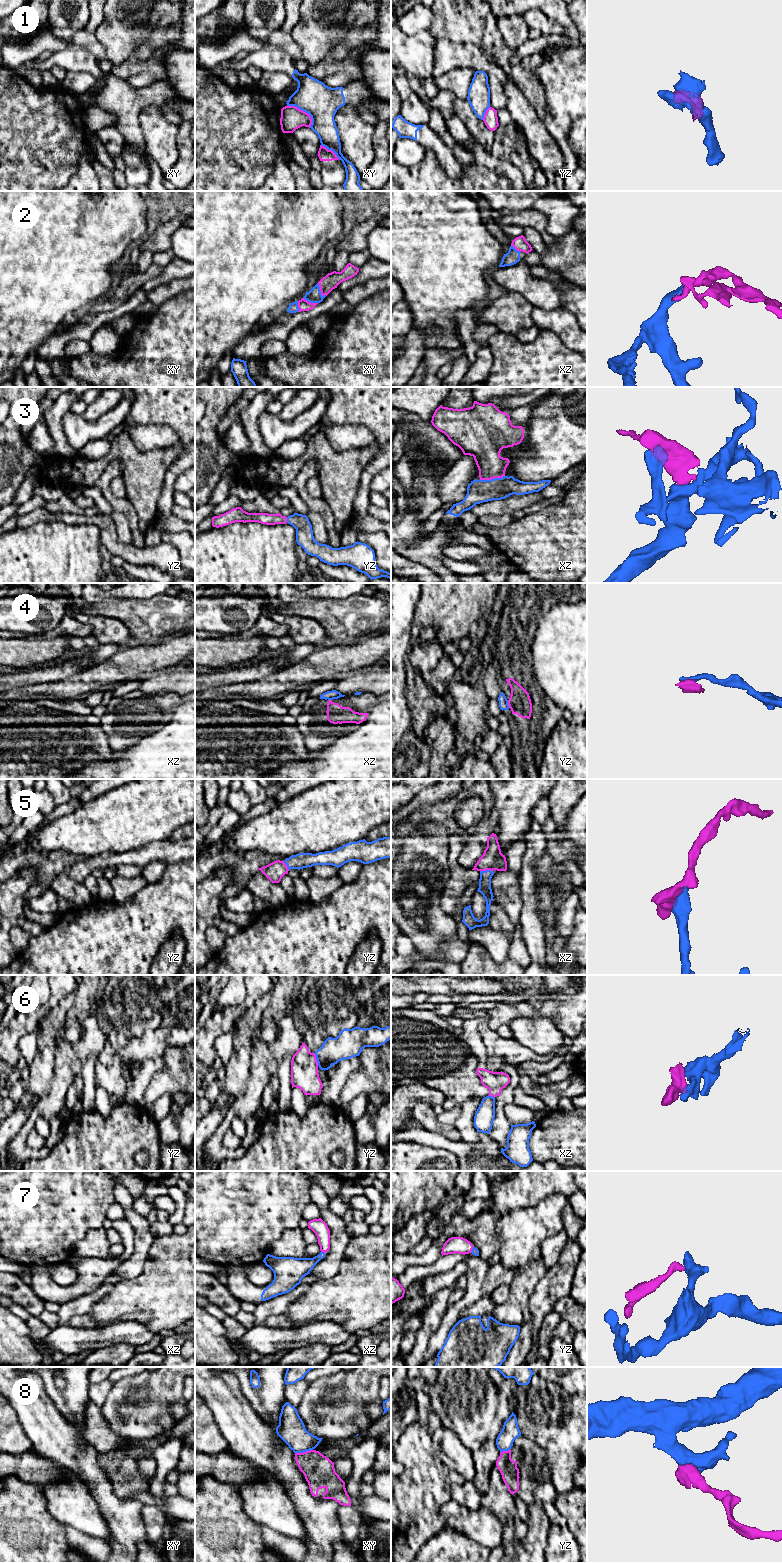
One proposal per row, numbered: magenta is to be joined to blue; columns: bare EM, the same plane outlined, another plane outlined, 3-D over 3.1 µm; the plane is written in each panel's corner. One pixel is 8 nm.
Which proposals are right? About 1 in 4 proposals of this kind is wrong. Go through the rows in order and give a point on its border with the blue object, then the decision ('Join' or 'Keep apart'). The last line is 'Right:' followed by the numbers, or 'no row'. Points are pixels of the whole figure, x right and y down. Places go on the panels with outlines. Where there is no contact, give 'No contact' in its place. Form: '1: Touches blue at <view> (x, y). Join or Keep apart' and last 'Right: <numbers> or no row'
1: Touches blue at xy (304, 111). Join
2: Touches blue at xy (320, 291). Join
3: Touches blue at xz (492, 479). Join
4: Touches blue at yz (507, 704). Keep apart
5: Touches blue at xz (486, 870). Join
6: Touches blue at yz (317, 1059). Join
7: Touches blue at xz (323, 1252). Join
8: Touches blue at xy (303, 1451). Keep apart
Right: 1, 2, 3, 5, 6, 7

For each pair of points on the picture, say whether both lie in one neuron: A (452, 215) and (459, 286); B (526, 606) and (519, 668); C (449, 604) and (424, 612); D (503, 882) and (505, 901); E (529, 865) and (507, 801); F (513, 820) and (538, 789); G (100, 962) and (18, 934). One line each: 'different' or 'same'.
A: same
B: same
C: same
D: same
E: different
F: same
G: different

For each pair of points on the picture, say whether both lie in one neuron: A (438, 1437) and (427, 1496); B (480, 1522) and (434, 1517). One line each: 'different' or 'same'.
A: different
B: different

